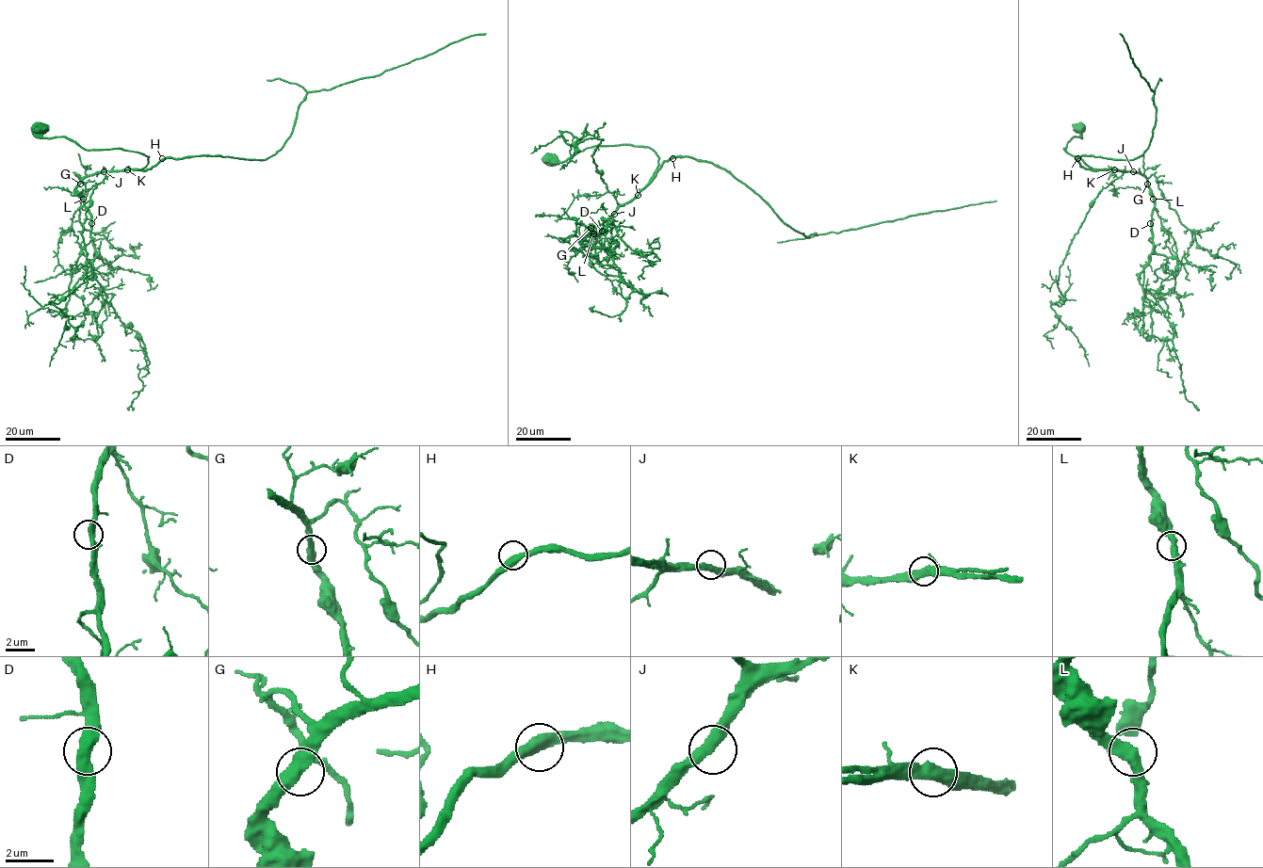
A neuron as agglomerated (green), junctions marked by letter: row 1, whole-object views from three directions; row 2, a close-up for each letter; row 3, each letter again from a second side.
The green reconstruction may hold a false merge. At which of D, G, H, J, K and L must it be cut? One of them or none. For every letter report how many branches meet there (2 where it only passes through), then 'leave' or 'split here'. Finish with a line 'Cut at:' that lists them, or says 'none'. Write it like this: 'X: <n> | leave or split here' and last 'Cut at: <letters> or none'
D: 2 | leave
G: 2 | leave
H: 2 | leave
J: 2 | leave
K: 2 | leave
L: 2 | leave
Cut at: none

